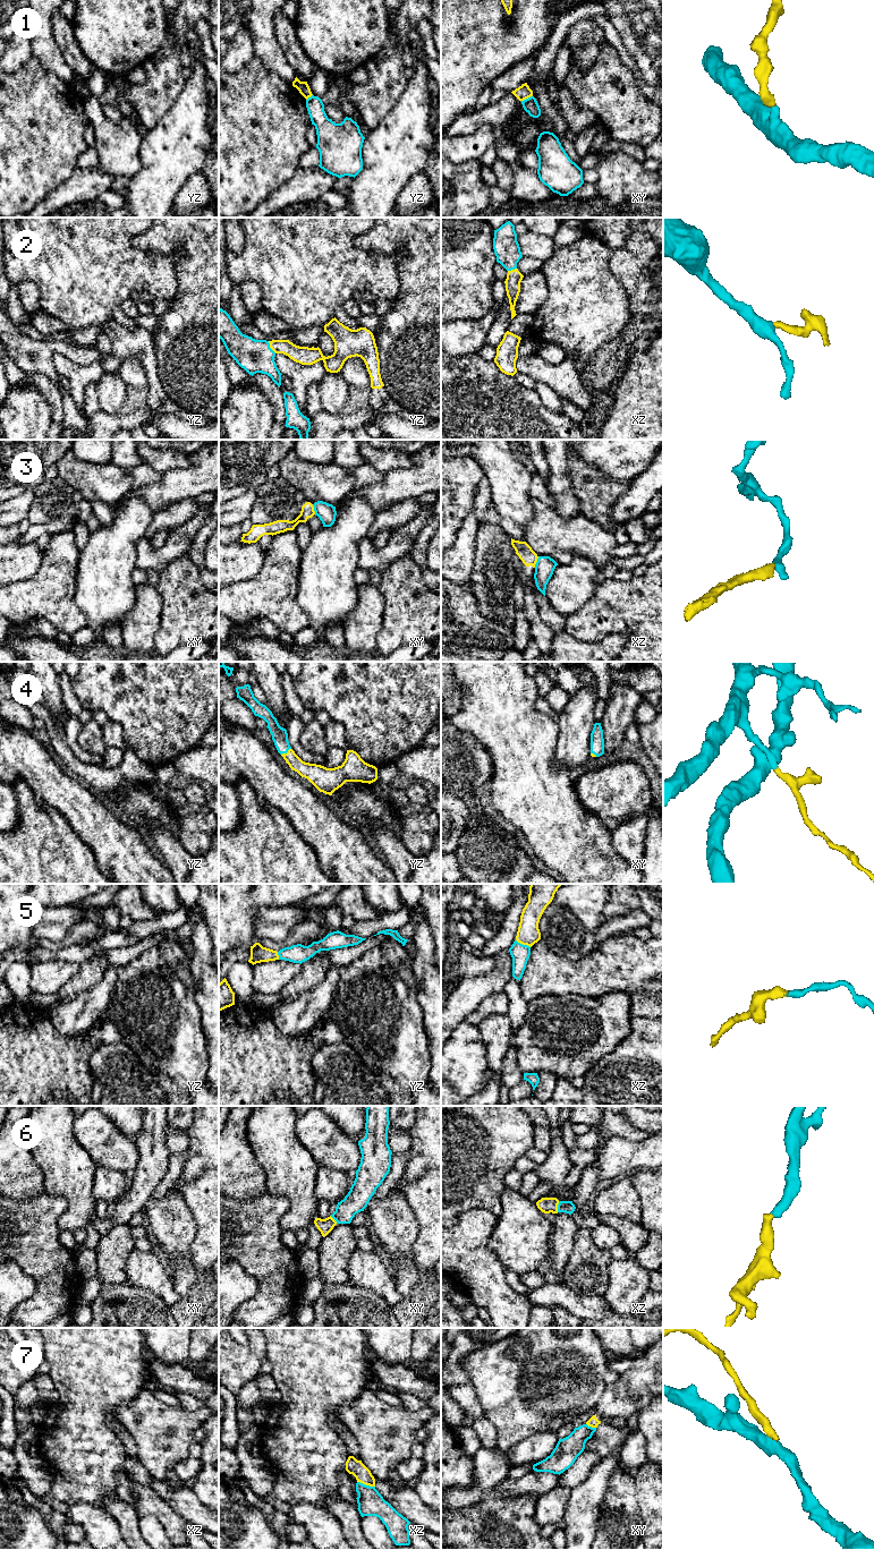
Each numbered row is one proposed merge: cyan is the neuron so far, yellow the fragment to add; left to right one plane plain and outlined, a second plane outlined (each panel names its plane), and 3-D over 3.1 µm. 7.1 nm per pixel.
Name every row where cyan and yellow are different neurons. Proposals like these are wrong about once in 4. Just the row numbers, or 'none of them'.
1, 3, 7

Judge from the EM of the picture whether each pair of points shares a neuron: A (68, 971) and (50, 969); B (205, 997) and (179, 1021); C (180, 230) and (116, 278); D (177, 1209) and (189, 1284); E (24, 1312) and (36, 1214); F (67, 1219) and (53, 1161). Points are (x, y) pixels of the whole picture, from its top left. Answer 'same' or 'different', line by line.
A: same
B: different
C: different
D: same
E: same
F: same

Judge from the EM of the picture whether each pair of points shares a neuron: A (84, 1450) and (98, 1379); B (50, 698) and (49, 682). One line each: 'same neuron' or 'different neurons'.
A: same neuron
B: same neuron

